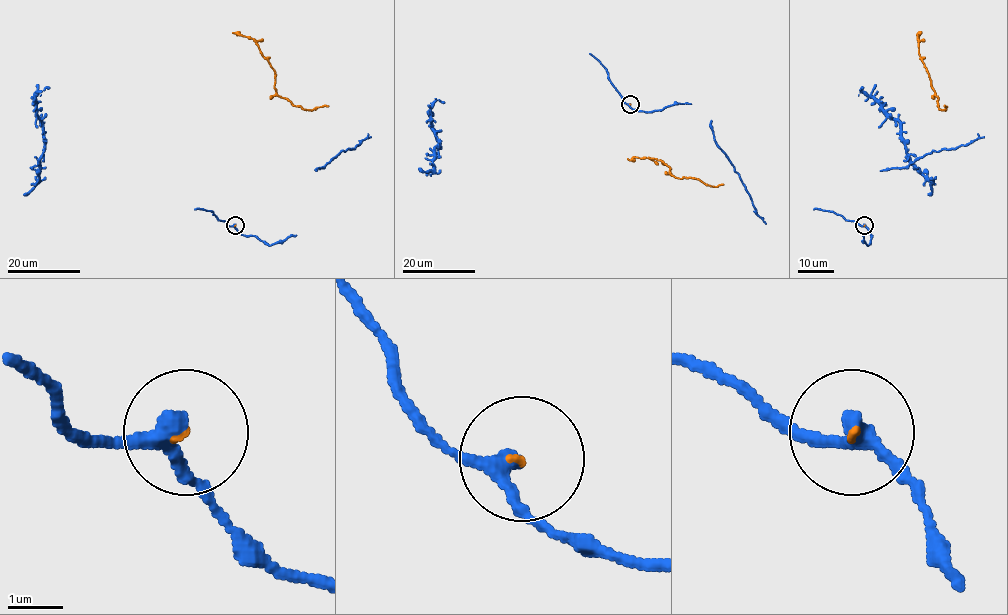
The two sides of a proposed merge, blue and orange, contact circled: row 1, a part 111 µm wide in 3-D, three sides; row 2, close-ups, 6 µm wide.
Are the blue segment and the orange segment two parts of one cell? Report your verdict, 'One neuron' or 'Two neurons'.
One neuron

